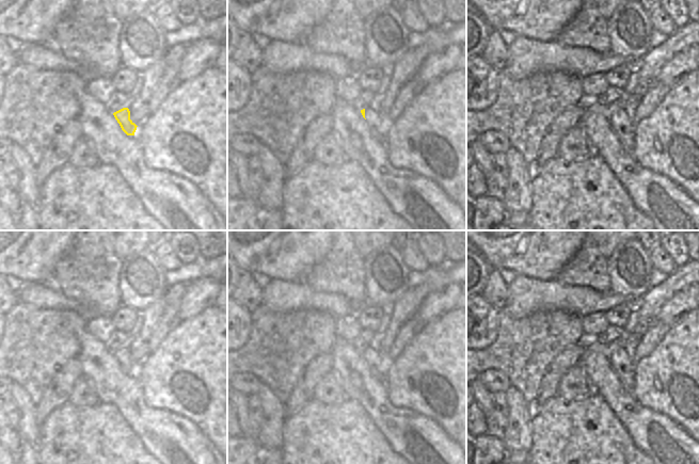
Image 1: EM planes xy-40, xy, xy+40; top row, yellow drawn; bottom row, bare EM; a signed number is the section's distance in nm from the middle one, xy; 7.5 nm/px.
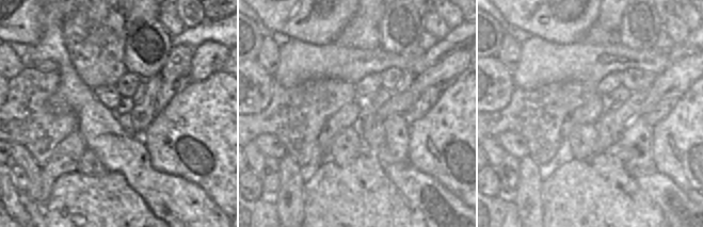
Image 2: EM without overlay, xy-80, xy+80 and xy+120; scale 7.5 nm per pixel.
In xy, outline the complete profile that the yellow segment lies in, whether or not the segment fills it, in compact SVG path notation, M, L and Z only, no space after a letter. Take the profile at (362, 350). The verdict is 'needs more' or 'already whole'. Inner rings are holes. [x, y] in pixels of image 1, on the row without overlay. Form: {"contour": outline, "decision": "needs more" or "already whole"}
{"contour": "M365 347L361 349L363 356L367 359L367 363L374 370L374 372L384 380L393 359L388 356L388 353L383 353L379 349L372 347Z", "decision": "needs more"}

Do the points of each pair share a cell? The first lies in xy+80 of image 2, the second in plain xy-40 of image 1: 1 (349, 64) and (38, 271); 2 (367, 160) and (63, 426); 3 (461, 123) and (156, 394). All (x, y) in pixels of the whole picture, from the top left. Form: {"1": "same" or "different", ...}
{"1": "different", "2": "same", "3": "same"}

